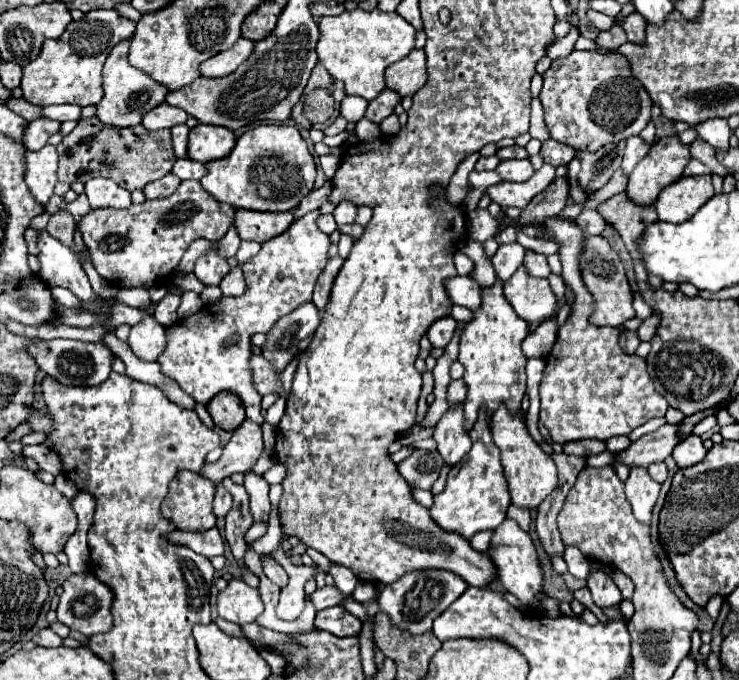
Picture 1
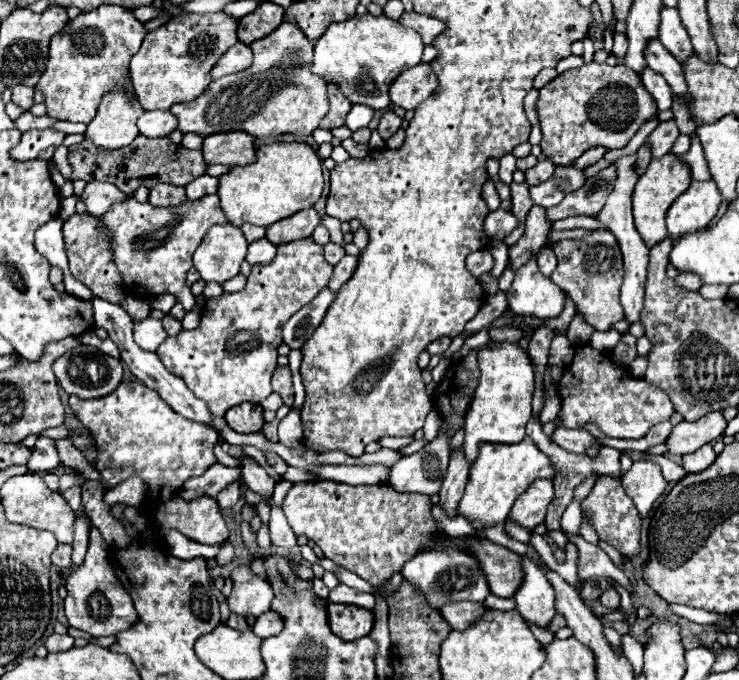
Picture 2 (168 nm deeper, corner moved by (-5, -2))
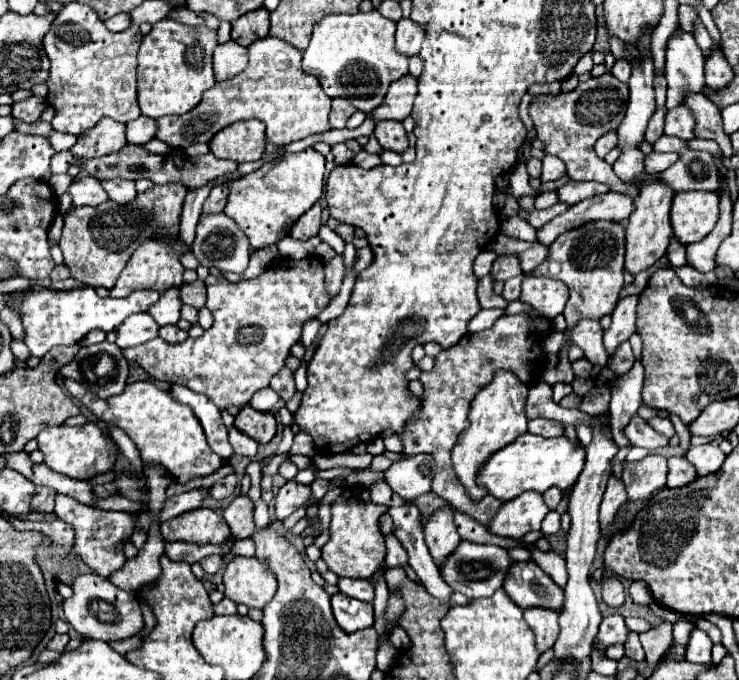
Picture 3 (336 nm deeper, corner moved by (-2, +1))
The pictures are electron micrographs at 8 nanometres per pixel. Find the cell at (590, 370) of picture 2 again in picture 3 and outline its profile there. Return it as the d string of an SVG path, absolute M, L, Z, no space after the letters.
M633 416L629 426L625 428L625 434L629 438L629 442L633 446L641 446L641 448L647 448L647 450L657 450L657 448L663 448L669 444L669 438L667 436L661 436L659 432L655 432L643 418L639 416Z

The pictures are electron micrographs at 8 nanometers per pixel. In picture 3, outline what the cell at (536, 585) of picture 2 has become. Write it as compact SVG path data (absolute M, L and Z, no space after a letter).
M527 608L527 610L523 610L523 614L525 614L529 628L535 634L535 646L541 656L547 650L551 650L551 646L557 640L557 632L559 632L557 612L545 610L545 608Z

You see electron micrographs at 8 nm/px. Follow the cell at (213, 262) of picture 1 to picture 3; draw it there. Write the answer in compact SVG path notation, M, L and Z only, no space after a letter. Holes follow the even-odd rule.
M201 214L197 224L197 238L193 242L193 254L199 264L219 268L221 272L243 274L249 264L251 248L247 236L225 216L219 214ZM215 234L215 238L213 238Z

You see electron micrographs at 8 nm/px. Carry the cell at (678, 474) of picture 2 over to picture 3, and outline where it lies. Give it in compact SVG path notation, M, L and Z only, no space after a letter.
M685 456L669 458L669 476L667 476L669 488L683 488L683 484L691 484L695 478L697 470L693 468L693 464L685 460Z

